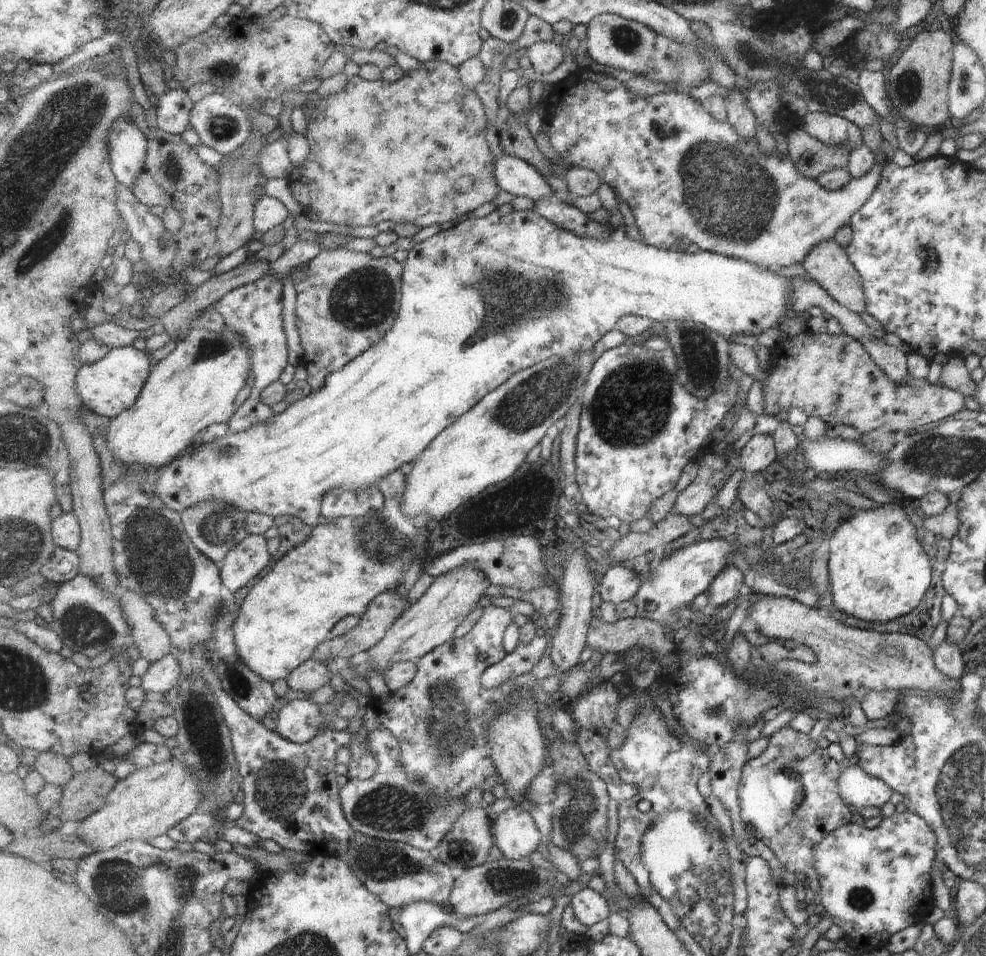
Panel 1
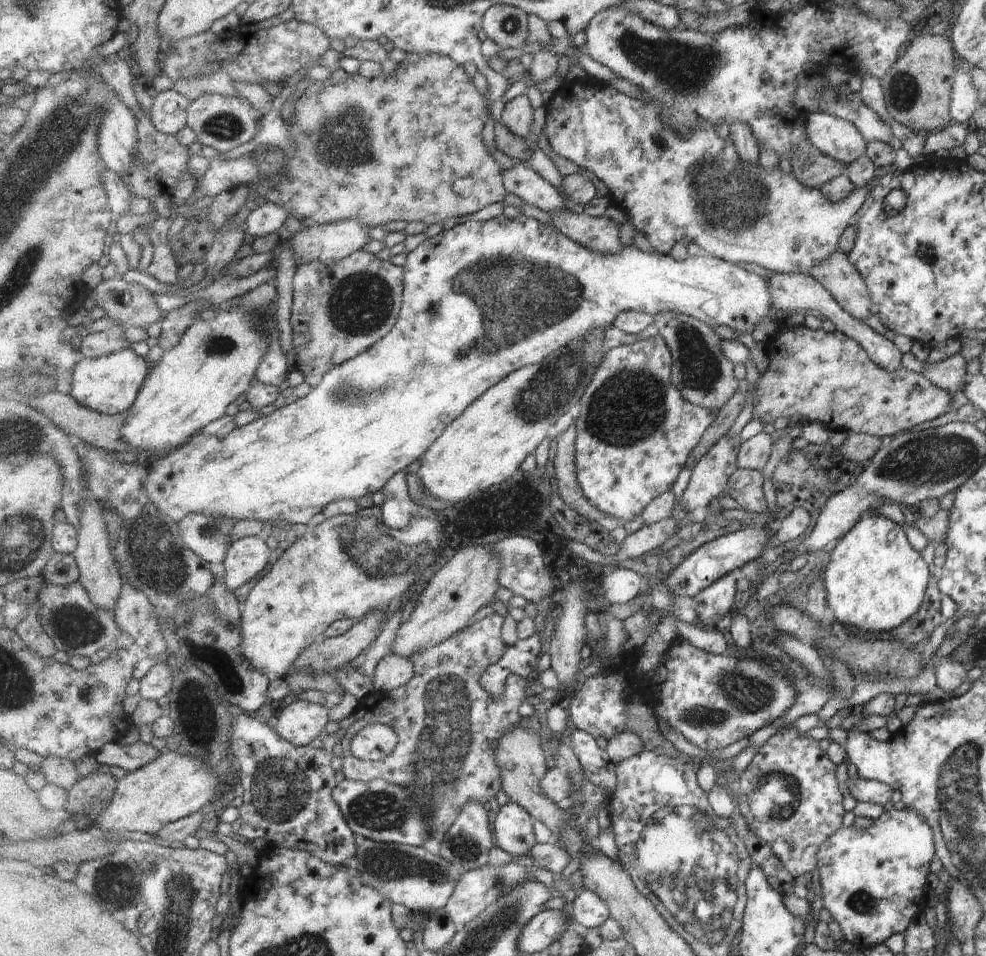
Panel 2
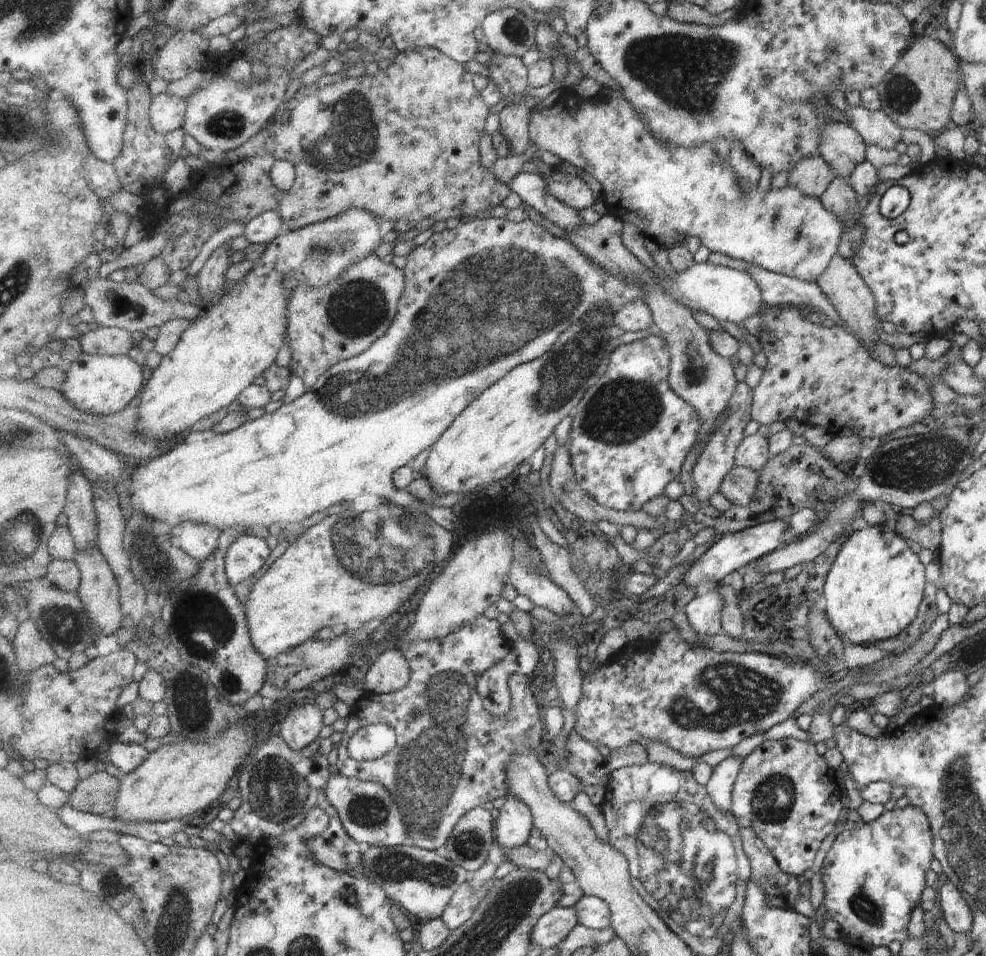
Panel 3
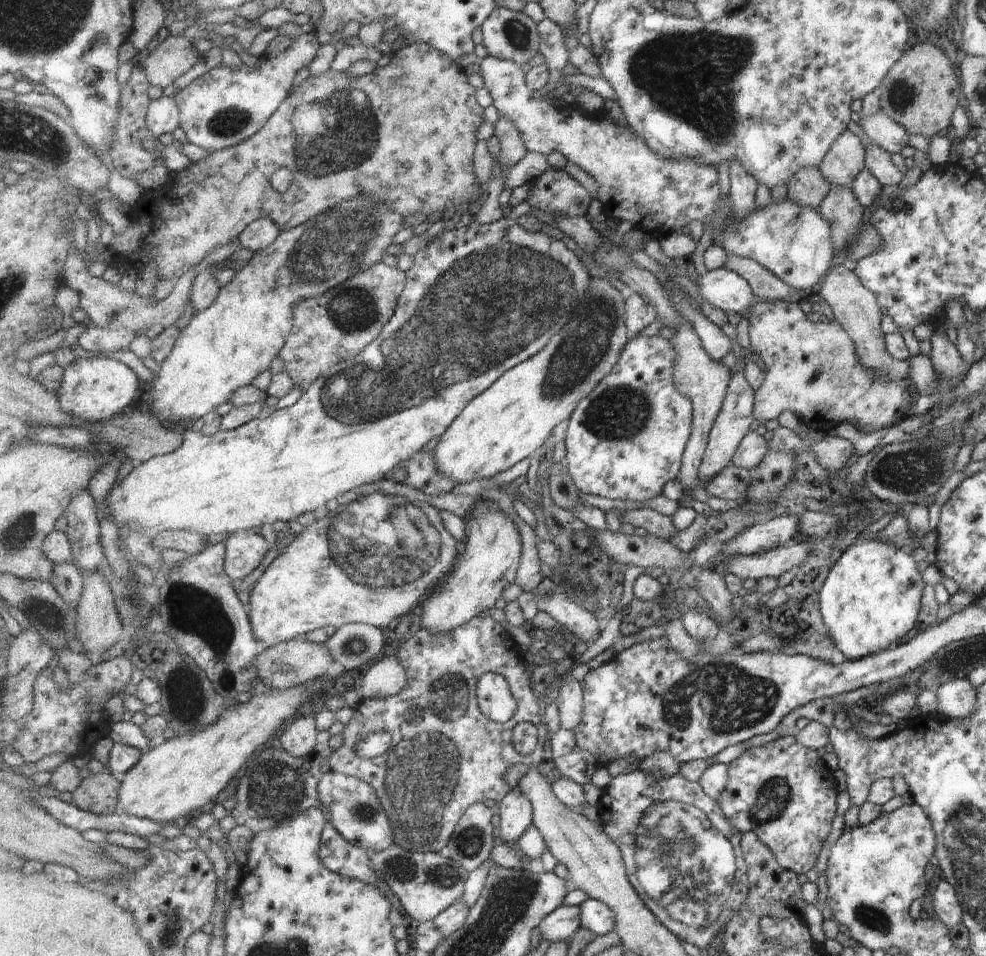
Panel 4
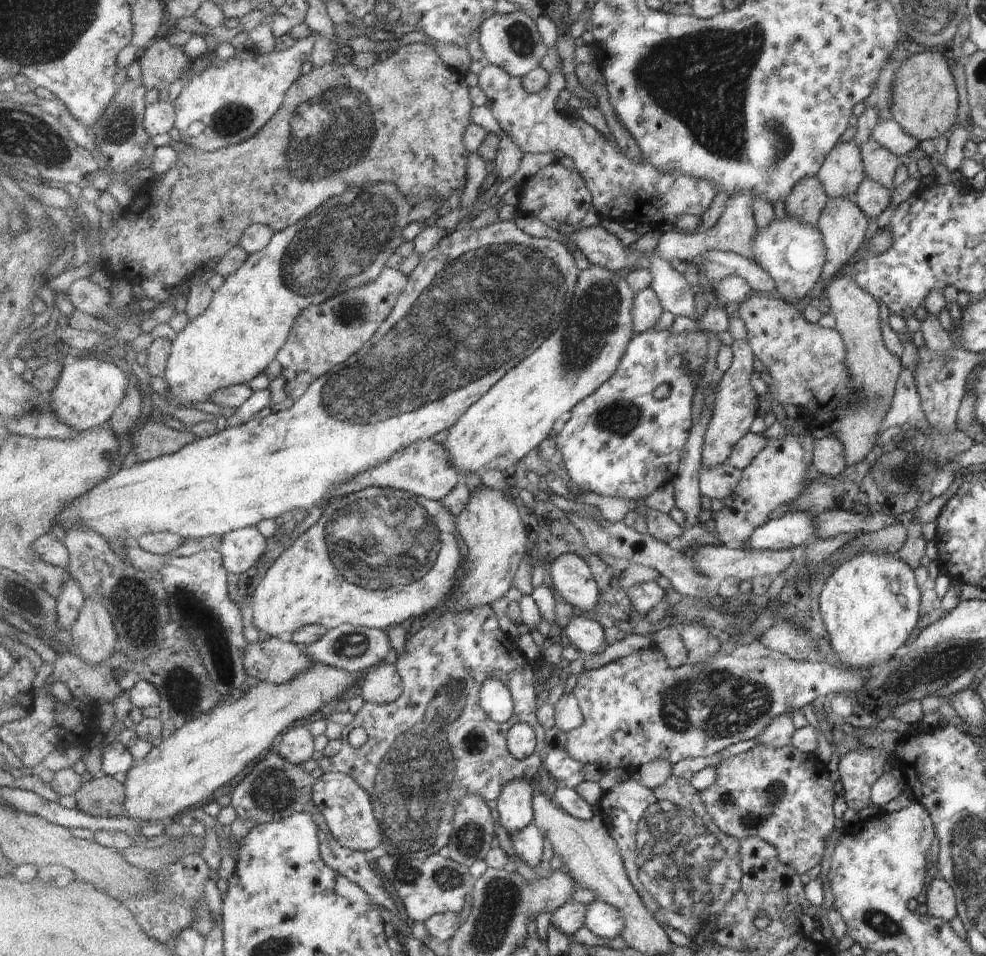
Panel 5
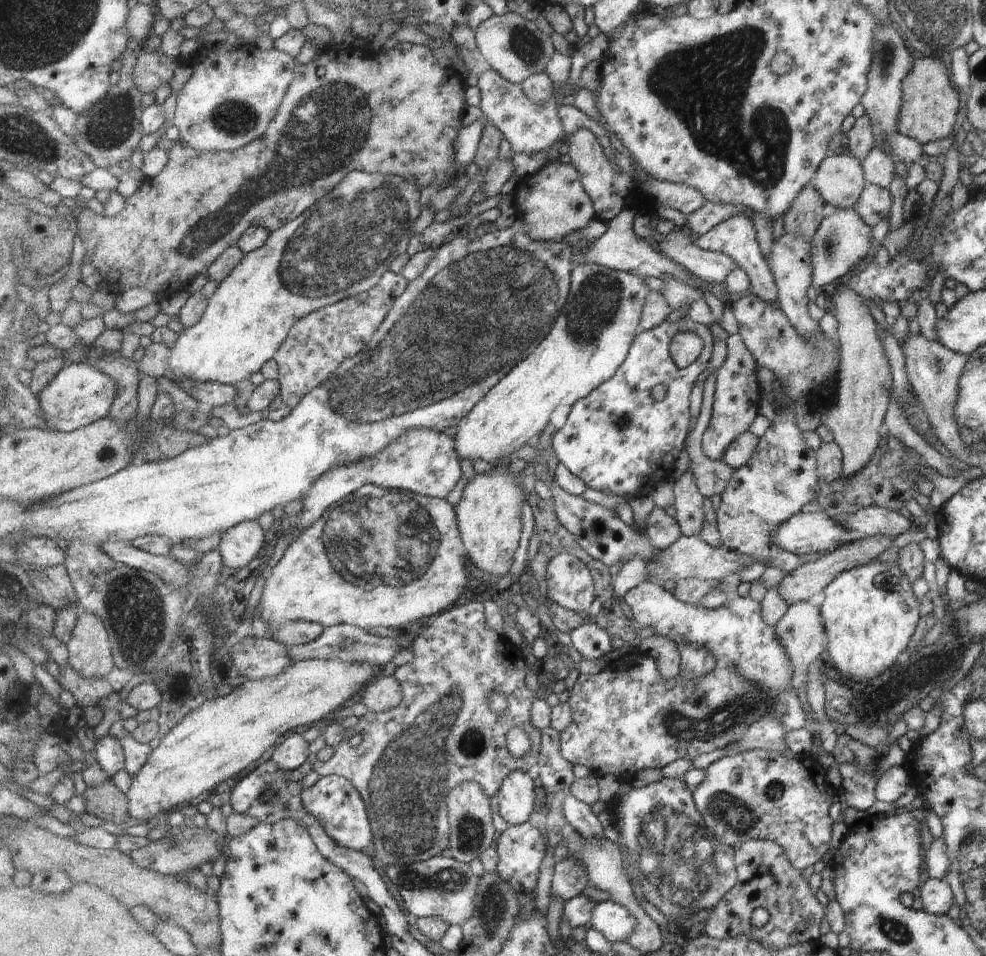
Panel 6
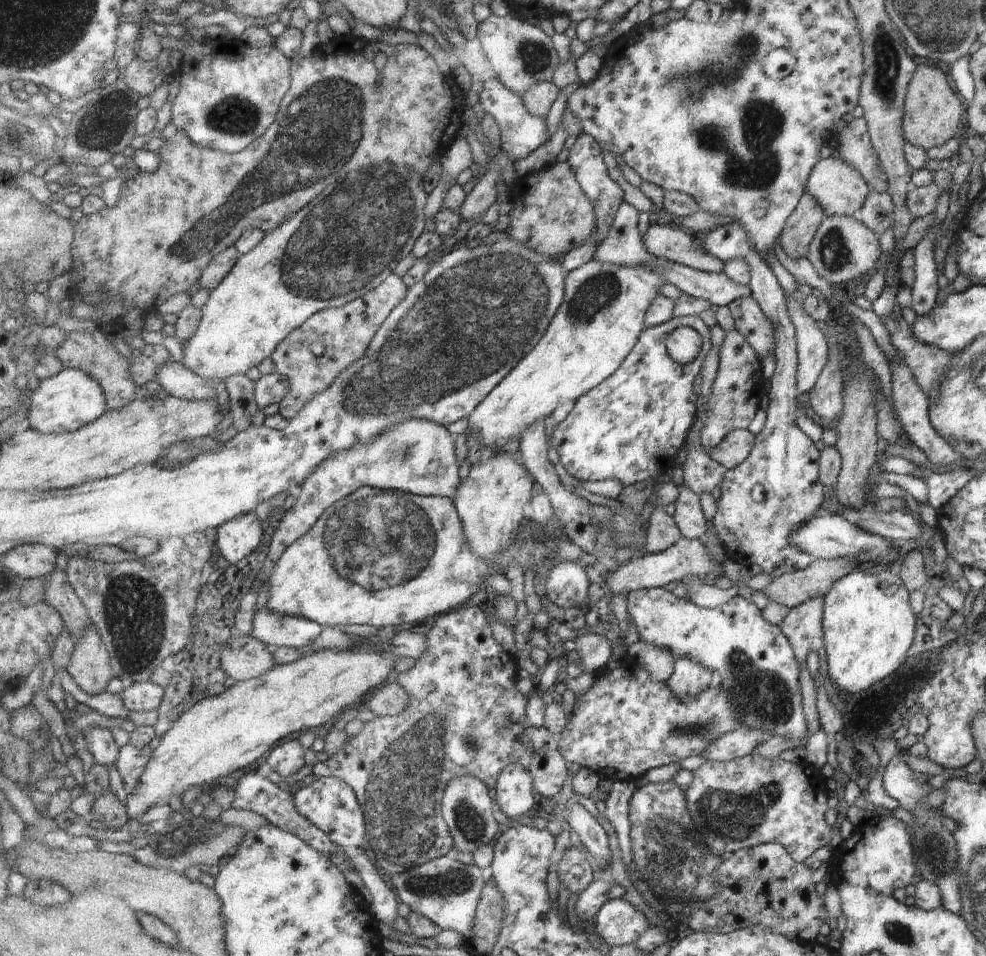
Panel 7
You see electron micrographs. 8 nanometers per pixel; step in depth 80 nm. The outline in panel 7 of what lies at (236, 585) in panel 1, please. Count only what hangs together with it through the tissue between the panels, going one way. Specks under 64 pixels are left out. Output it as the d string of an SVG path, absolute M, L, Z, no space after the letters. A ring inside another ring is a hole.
M254 513L240 514L217 528L219 552L233 564L244 561L261 546L264 538L262 521Z

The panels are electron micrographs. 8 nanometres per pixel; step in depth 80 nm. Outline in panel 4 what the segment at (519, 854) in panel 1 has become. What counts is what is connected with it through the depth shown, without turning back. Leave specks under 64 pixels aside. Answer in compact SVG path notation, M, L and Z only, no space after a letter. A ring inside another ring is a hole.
M517 786L498 803L500 836L505 841L519 842L534 824L534 808L527 795Z

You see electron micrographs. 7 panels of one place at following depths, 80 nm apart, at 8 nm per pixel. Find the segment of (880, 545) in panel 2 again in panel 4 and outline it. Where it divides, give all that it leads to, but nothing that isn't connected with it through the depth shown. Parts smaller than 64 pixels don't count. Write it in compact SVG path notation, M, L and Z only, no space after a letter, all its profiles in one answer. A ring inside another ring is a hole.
M871 535L868 539L855 541L843 554L841 554L837 559L837 562L829 569L829 572L826 574L826 579L822 582L822 585L818 590L818 609L820 616L835 648L837 648L837 650L839 650L839 652L849 661L868 657L868 655L874 655L879 651L895 648L893 645L897 645L897 641L902 639L916 623L916 618L919 614L920 596L922 595L924 585L923 581L921 581L921 576L917 574L916 562L913 561L913 557L907 553L905 549L898 549L887 543L879 542Z

